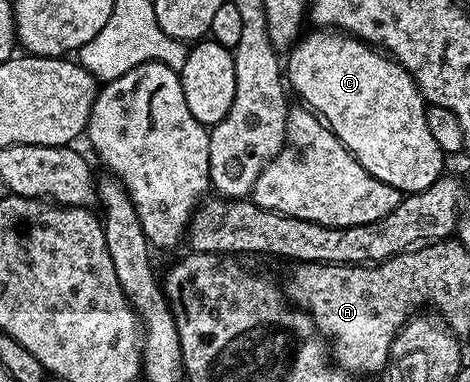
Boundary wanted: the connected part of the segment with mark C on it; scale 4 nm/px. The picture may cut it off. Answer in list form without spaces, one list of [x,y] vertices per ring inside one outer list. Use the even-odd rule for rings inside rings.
[[[325,27],[319,33],[307,32],[289,50],[284,61],[284,77],[289,88],[298,92],[303,106],[315,110],[319,117],[329,125],[360,165],[380,183],[396,187],[402,194],[419,193],[443,176],[442,160],[444,154],[436,147],[432,131],[428,131],[426,106],[428,104],[412,75],[393,57],[366,44],[358,37],[341,31],[331,31]]]

